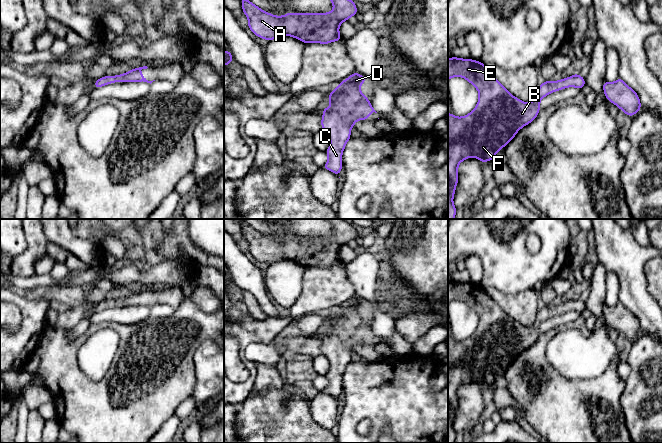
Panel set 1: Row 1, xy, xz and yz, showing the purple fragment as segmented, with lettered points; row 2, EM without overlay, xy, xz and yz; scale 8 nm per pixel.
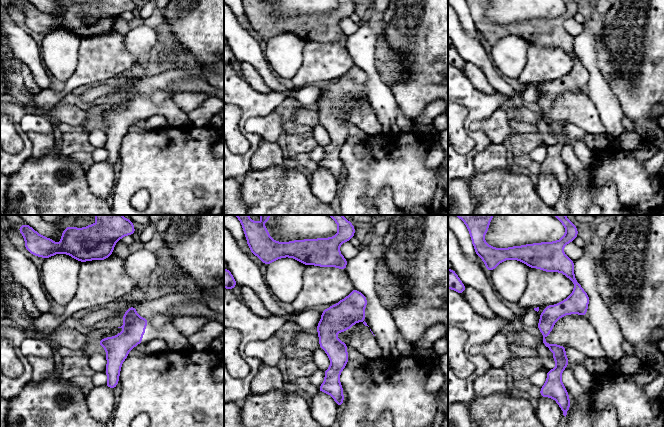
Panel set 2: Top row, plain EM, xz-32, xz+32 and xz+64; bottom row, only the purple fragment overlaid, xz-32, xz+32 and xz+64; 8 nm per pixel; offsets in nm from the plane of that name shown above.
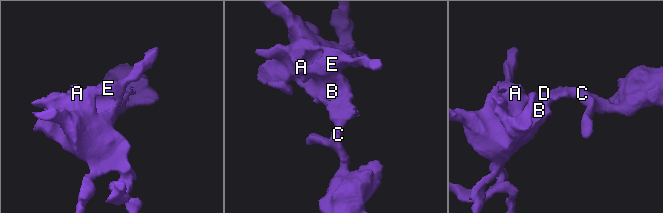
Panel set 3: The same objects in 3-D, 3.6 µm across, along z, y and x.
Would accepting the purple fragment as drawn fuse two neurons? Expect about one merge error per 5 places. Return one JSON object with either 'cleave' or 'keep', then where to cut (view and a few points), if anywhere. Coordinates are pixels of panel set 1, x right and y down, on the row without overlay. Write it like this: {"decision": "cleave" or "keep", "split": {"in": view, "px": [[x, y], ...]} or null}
{"decision": "keep", "split": null}

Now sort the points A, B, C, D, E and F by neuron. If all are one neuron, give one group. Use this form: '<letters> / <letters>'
A B C D E F

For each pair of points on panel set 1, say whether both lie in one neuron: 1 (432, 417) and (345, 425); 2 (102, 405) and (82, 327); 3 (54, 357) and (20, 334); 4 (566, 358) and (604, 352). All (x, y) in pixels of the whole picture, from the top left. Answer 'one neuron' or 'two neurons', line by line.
1: one neuron
2: two neurons
3: two neurons
4: one neuron

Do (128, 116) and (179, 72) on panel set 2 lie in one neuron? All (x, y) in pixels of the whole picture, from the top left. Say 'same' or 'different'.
same

